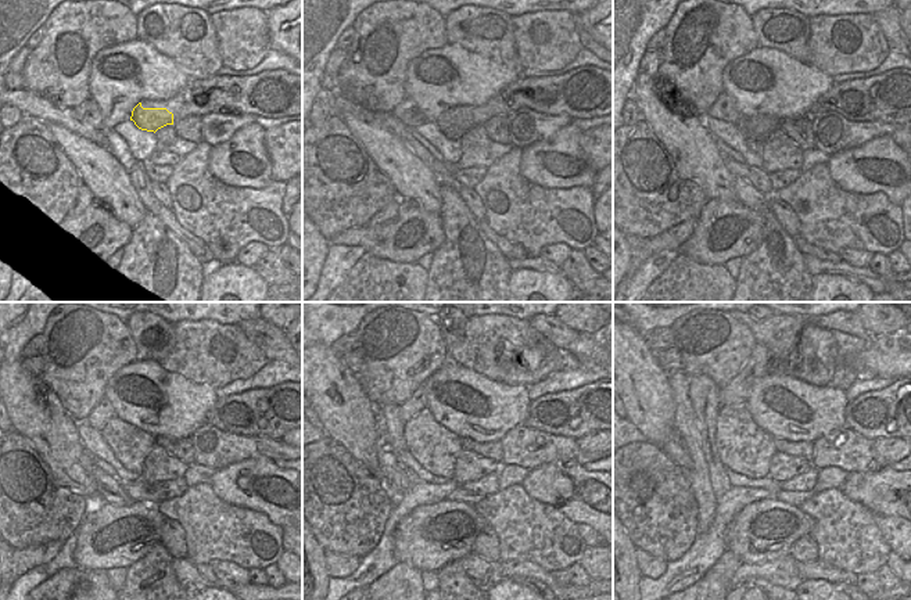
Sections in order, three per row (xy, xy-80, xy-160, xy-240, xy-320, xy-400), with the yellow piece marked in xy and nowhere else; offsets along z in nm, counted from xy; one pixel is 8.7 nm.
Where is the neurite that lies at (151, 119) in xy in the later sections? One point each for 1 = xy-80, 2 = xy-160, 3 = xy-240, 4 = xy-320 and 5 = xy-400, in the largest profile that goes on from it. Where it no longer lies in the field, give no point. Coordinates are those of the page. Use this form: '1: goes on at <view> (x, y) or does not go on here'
1: goes on at xy-80 (454, 122)
2: goes on at xy-160 (757, 129)
3: goes on at xy-240 (131, 445)
4: goes on at xy-320 (433, 446)
5: goes on at xy-400 (746, 449)

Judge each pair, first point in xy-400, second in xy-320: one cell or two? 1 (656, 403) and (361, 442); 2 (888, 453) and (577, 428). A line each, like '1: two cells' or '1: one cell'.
1: one cell
2: two cells

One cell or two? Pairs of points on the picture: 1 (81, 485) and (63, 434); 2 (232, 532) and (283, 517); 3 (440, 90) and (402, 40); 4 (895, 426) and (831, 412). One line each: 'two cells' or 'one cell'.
1: one cell
2: two cells
3: two cells
4: two cells

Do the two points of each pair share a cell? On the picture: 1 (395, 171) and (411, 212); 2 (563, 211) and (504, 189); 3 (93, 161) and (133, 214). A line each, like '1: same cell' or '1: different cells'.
1: different cells
2: same cell
3: same cell

